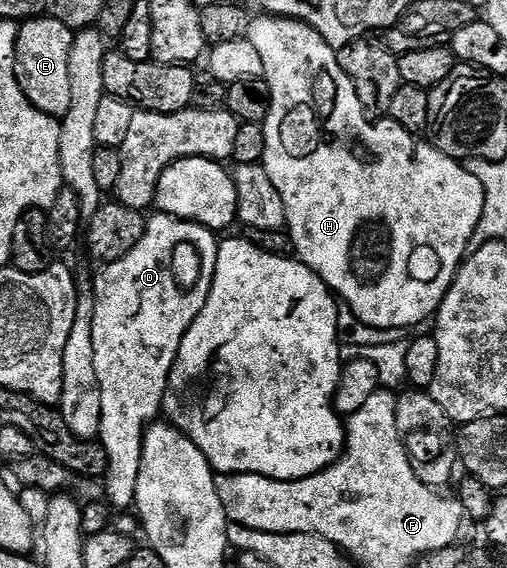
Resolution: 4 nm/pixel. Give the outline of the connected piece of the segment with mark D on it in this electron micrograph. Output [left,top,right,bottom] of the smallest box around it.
[92,214,218,509]

